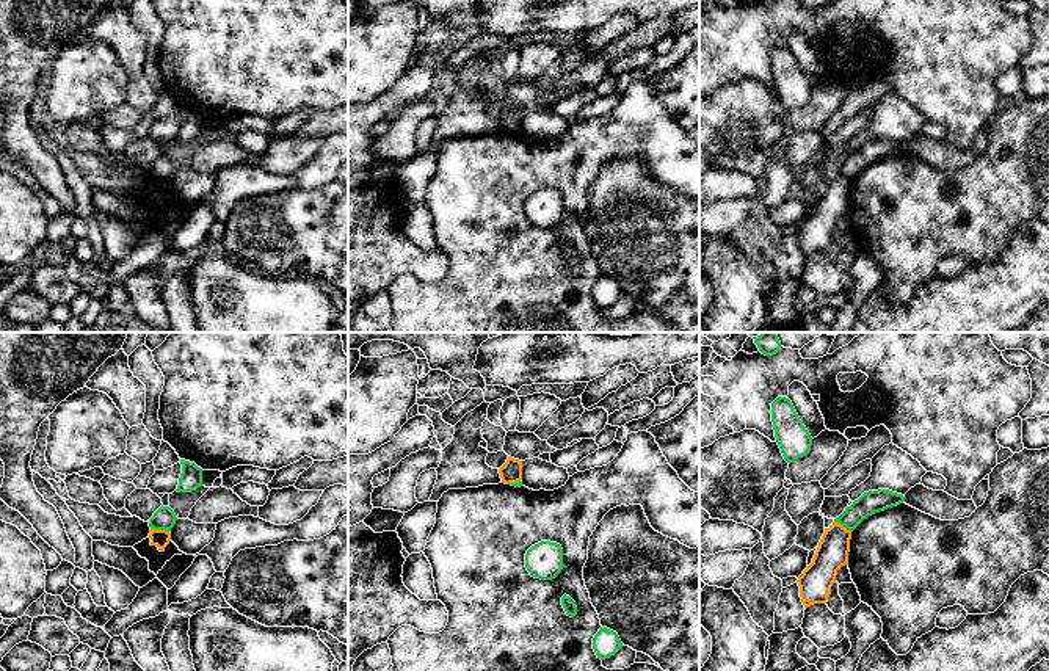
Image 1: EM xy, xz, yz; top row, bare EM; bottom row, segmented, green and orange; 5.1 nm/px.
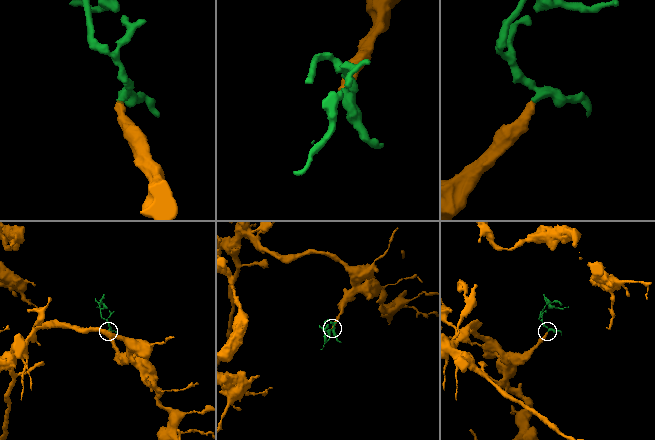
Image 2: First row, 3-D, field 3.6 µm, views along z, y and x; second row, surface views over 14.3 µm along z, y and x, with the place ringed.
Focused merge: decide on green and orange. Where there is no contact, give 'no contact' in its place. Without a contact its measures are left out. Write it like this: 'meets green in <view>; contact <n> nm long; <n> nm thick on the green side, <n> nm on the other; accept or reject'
meets green in xy; contact 100 nm long; 110 nm thick on the green side, 90 nm on the other; reject

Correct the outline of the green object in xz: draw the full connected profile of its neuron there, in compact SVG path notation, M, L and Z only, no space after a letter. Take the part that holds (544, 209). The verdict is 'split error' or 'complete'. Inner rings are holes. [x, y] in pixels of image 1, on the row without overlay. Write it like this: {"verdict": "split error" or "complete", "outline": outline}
{"verdict": "complete", "outline": "M541 190L525 202L525 216L532 226L555 227L563 218L563 198L557 191Z"}

